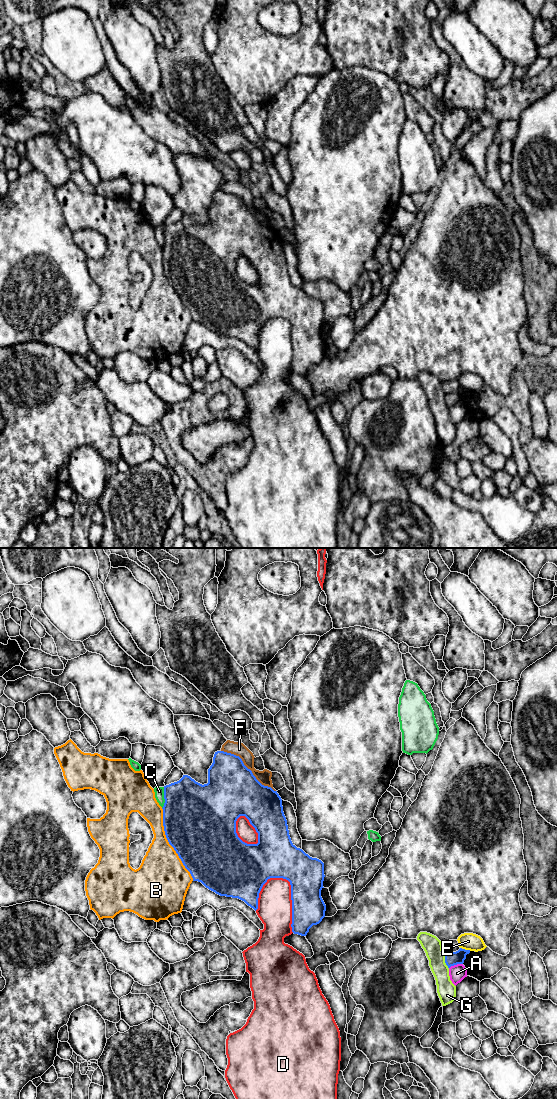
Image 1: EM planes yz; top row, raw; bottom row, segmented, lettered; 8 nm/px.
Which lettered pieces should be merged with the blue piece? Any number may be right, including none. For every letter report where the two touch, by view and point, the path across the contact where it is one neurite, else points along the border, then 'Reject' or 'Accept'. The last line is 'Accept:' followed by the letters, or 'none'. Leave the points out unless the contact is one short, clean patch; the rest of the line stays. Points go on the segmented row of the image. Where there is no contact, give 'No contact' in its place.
A: Touches blue at yz (455, 964). Reject
B: Touches blue at yz (169, 843). Reject
C: Touches blue at yz (164, 798). Reject
D: Touches blue at yz (291, 898). Reject
E: Touches blue at yz (464, 949). Reject
F: Touches blue at yz (247, 768). Reject
G: Touches blue at yz (445, 961). Reject
Accept: none

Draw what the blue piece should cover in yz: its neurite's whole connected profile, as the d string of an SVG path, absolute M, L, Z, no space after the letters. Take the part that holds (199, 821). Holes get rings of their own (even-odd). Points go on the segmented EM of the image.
M217 751L213 757L213 763L208 769L208 783L200 784L192 779L188 775L183 775L183 777L174 783L164 786L164 799L165 803L163 806L163 826L166 838L169 844L174 848L179 858L181 859L185 868L190 872L193 881L201 882L206 888L215 892L220 896L238 898L244 901L248 906L253 908L255 911L258 909L258 898L259 893L263 885L270 878L283 878L290 882L291 885L291 900L292 900L292 932L301 936L306 936L309 932L309 929L313 925L319 924L322 919L325 917L326 905L321 897L321 890L323 887L324 881L324 863L317 859L312 858L306 854L302 849L297 848L291 841L287 820L283 812L282 799L271 787L262 785L256 777L253 775L252 771L248 769L242 759L239 756L236 756L231 753L224 751ZM240 816L245 816L250 824L255 828L258 833L258 843L257 844L247 844L243 842L236 833L236 821Z

